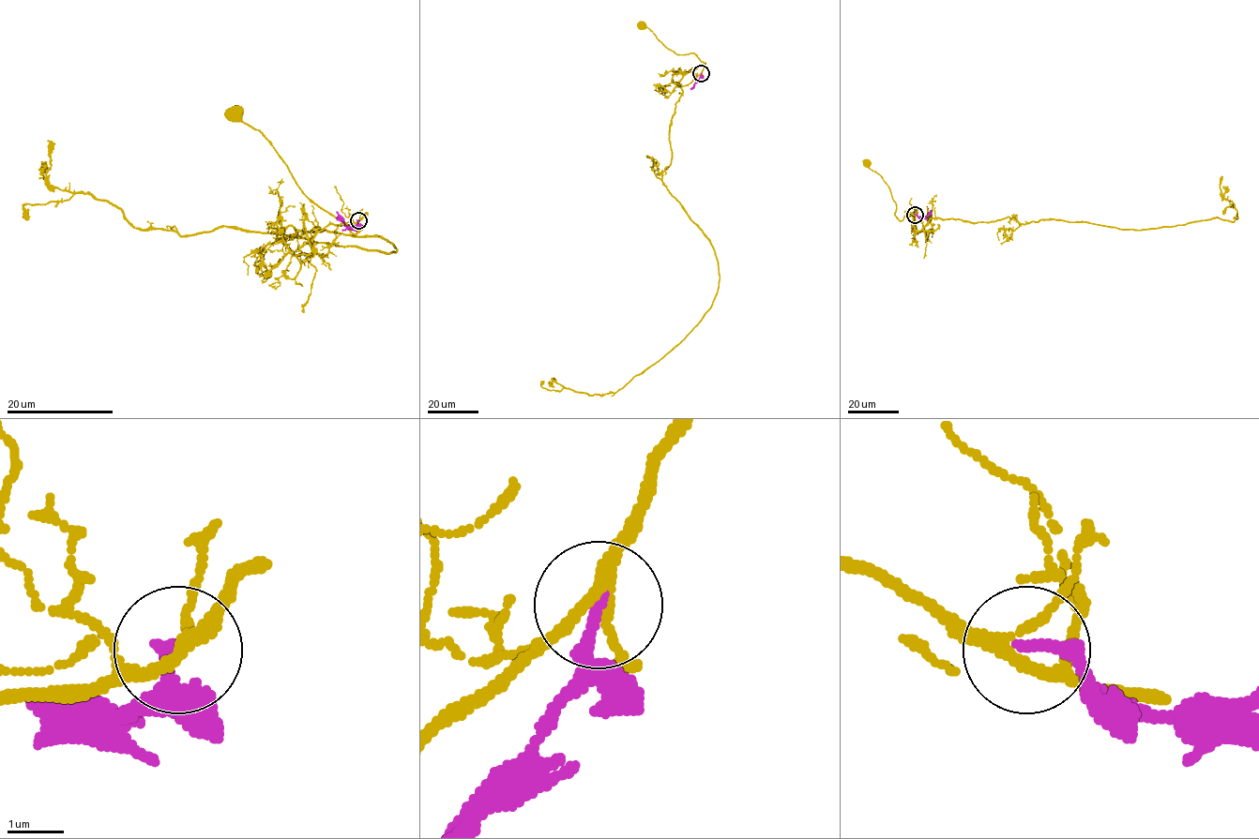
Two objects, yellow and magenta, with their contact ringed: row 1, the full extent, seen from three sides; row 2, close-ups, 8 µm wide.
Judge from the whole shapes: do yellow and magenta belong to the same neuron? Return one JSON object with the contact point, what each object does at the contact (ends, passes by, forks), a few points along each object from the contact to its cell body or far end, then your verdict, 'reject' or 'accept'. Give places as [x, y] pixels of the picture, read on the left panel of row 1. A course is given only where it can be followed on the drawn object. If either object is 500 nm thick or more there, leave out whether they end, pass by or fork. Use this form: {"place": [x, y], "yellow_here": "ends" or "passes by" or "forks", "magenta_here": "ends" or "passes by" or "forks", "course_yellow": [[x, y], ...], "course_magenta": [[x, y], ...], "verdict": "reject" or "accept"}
{"place": [358, 220], "yellow_here": "forks", "magenta_here": "ends", "course_yellow": [[359, 221], [276, 239], [336, 231], [396, 251], [136, 228], [49, 183], [48, 141]], "course_magenta": [[359, 220], [355, 226], [348, 227], [336, 211]], "verdict": "reject"}

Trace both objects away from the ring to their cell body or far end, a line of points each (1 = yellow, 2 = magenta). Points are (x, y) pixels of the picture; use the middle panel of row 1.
1: (702, 73), (681, 87), (661, 181), (714, 251), (720, 282), (711, 307), (615, 392), (588, 395), (553, 381)
2: (702, 73), (690, 89)

